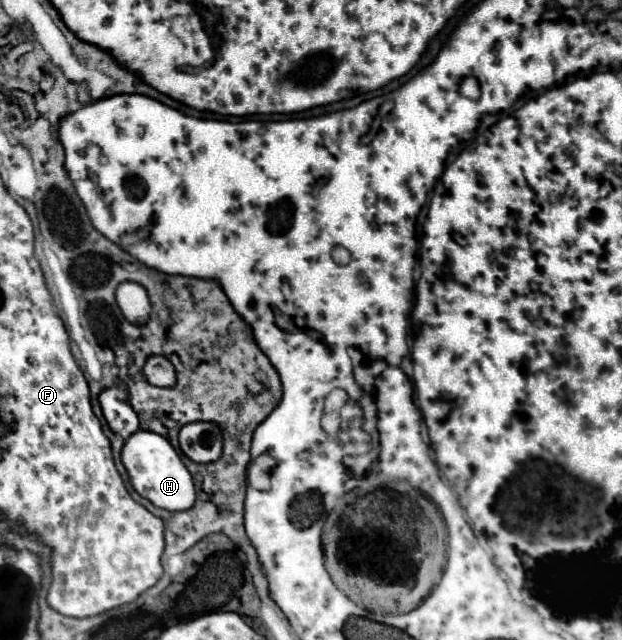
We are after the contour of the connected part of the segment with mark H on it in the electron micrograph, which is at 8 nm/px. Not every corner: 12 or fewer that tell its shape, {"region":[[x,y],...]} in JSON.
{"region":[[135,431],[121,451],[133,489],[165,511],[195,503],[173,445]]}

